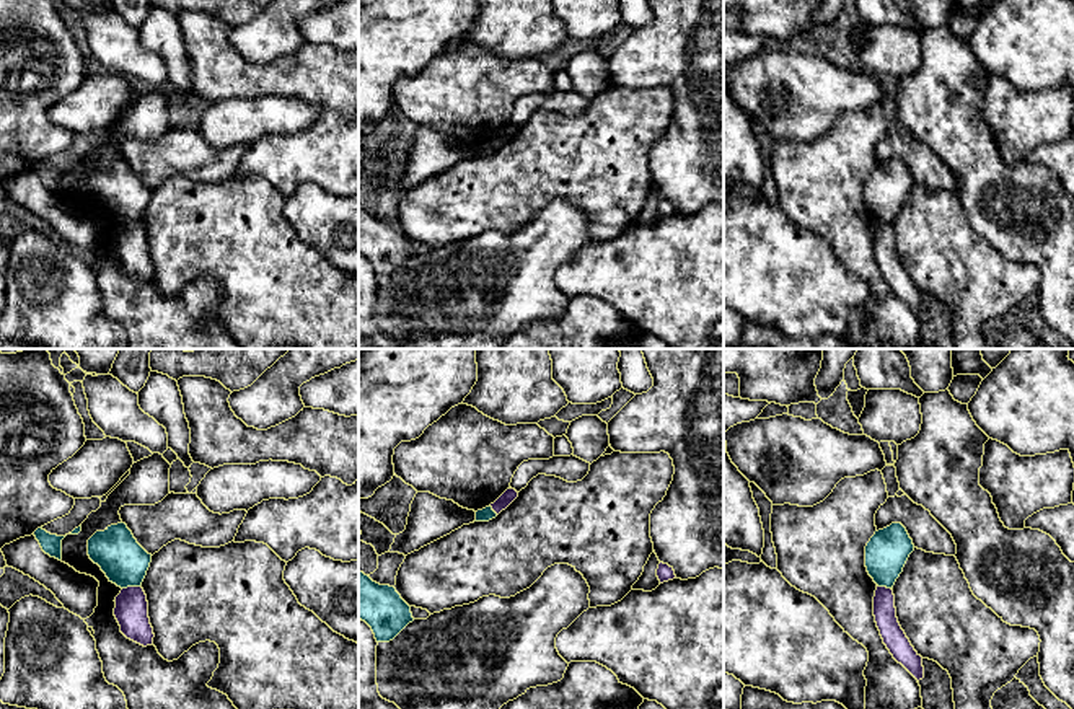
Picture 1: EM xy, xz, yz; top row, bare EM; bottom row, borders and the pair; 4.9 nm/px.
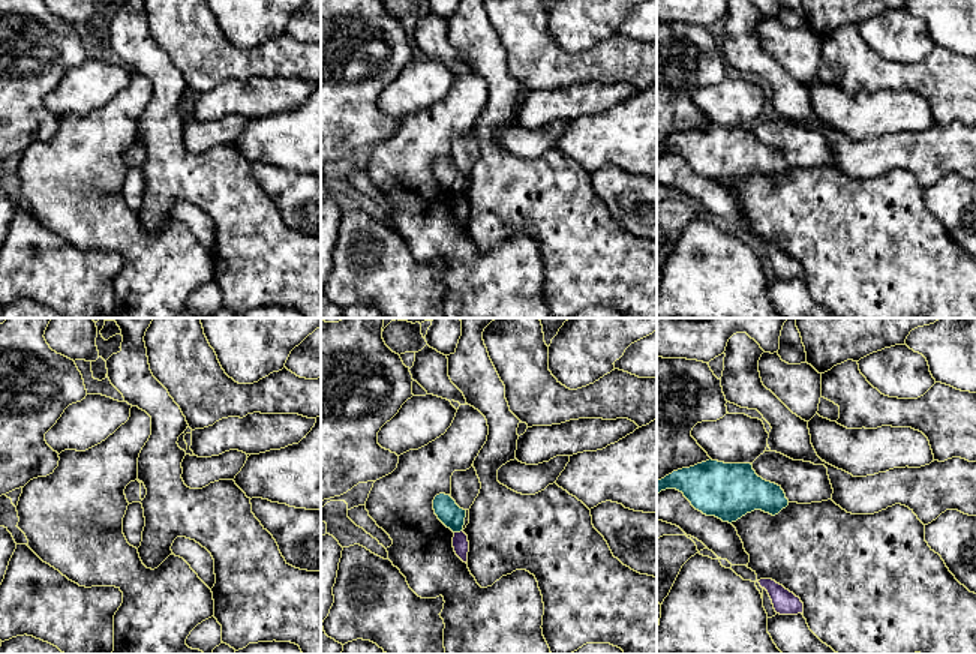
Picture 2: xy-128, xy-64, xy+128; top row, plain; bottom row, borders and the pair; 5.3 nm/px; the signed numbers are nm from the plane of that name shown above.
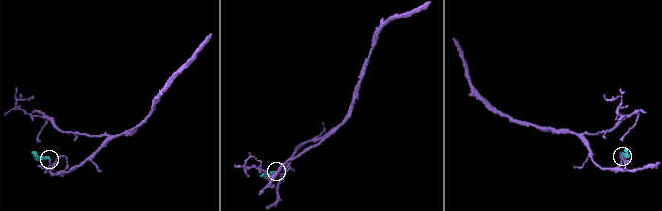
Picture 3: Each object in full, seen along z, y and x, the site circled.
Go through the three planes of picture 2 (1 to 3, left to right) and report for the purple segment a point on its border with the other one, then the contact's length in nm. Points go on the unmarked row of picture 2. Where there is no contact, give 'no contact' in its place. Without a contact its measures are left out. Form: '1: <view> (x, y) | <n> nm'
1: no contact
2: xy-64 (458, 195) | 50 nm
3: no contact

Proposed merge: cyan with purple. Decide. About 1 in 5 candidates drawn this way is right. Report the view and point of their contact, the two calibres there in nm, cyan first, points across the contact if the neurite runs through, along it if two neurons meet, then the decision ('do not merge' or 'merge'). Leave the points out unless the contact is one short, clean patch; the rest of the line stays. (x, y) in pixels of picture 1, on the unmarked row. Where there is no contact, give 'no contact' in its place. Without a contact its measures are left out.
contact xy (131, 220); calibres 220 and 160 nm; border xy (139, 220), (123, 224); do not merge

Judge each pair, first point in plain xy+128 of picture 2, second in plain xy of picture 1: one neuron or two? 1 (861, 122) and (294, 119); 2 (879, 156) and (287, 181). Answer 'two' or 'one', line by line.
1: one
2: one

